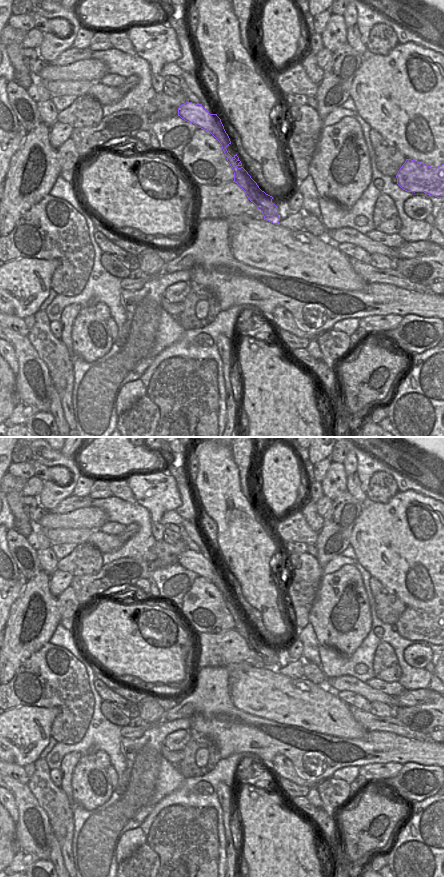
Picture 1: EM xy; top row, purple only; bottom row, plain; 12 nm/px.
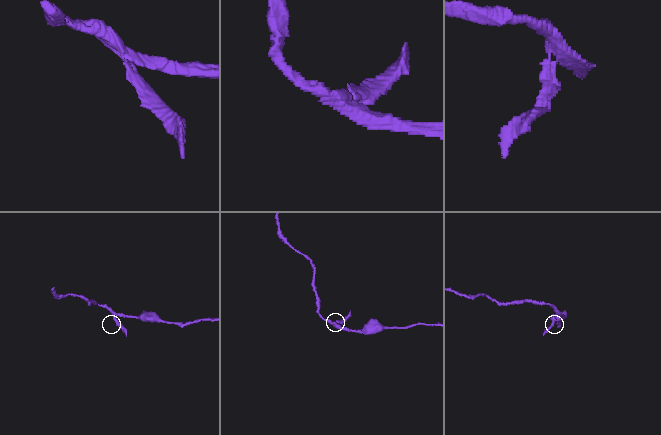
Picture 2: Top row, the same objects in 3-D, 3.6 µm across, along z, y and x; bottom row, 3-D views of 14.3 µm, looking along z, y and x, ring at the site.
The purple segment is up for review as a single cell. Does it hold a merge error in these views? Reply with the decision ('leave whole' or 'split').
split

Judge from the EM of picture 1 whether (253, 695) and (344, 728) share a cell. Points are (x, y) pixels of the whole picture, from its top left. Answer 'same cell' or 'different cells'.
same cell

